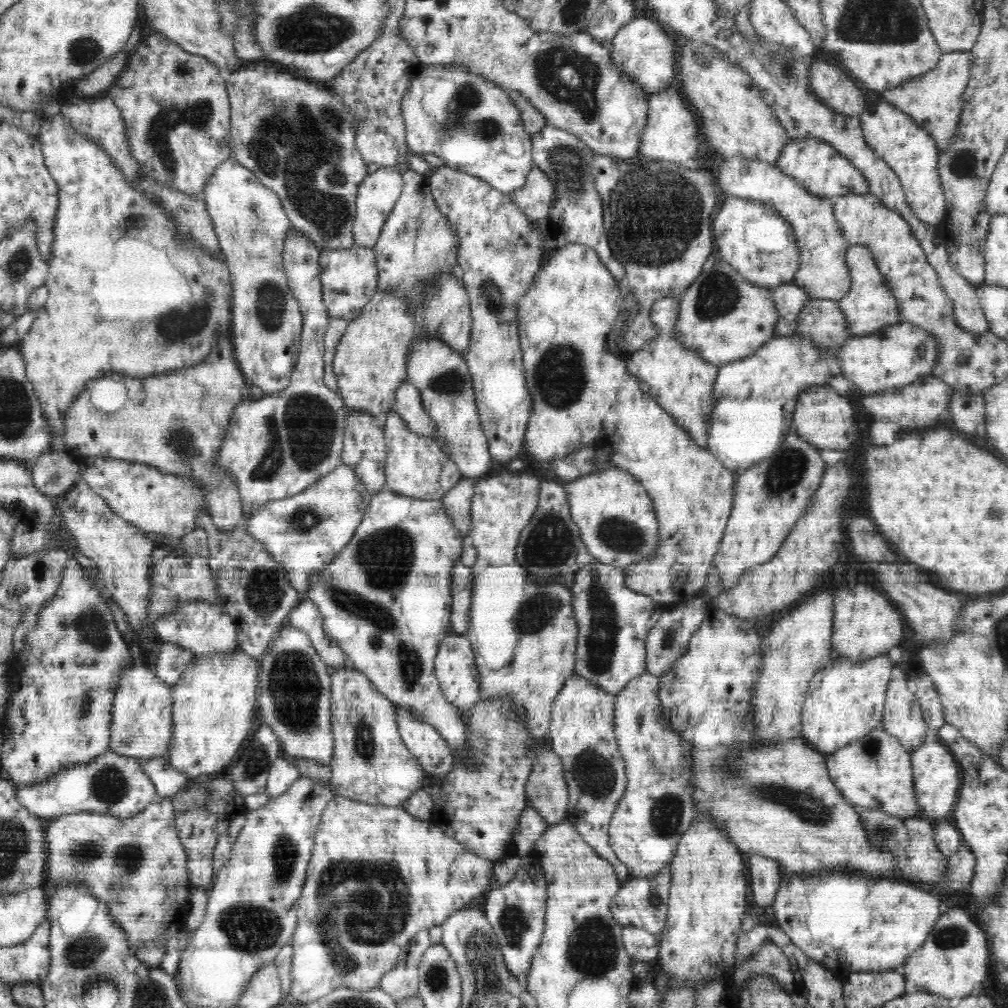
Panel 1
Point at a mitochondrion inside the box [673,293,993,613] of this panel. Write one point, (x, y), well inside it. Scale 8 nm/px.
(788, 470)

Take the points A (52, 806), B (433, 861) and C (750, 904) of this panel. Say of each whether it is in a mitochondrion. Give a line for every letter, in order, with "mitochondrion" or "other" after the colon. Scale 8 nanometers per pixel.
A: other
B: other
C: other

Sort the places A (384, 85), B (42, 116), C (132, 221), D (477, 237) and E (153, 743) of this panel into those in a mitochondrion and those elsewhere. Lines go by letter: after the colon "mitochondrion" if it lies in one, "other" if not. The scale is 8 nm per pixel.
A: other
B: other
C: mitochondrion
D: other
E: other

